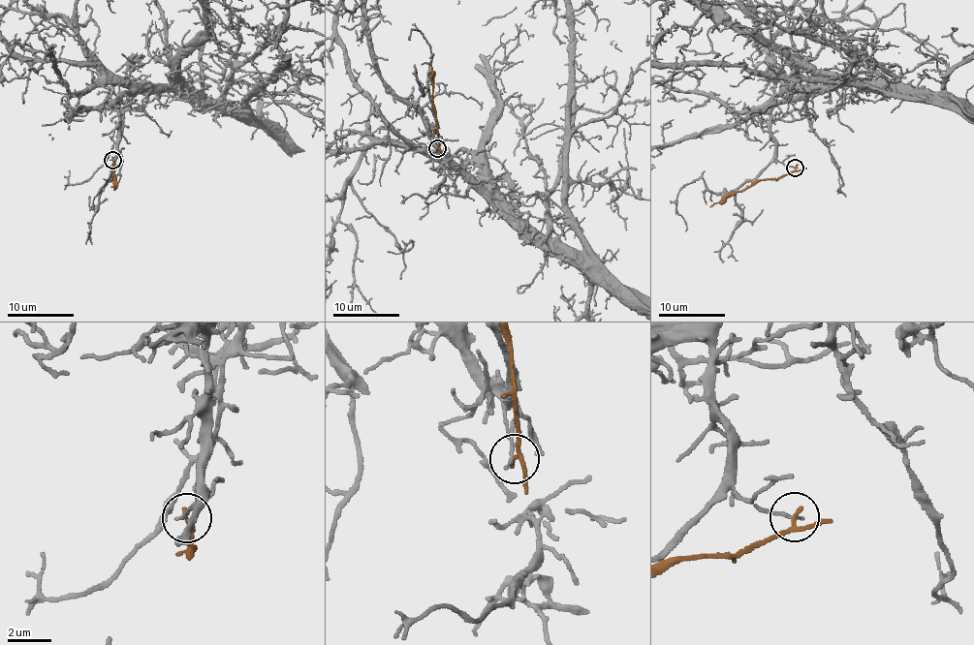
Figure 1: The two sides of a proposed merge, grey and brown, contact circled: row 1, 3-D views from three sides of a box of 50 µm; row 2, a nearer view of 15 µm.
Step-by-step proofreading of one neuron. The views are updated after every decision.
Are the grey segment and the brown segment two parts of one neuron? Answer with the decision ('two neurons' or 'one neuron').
two neurons

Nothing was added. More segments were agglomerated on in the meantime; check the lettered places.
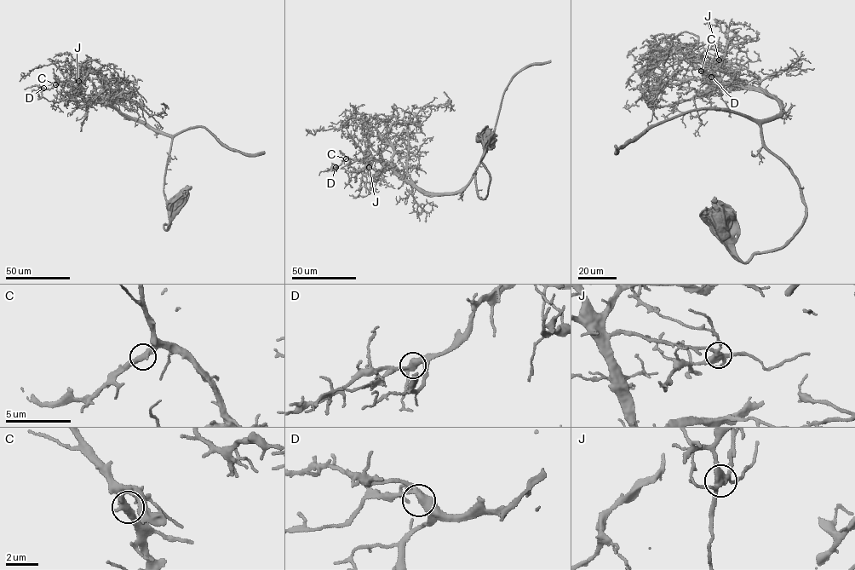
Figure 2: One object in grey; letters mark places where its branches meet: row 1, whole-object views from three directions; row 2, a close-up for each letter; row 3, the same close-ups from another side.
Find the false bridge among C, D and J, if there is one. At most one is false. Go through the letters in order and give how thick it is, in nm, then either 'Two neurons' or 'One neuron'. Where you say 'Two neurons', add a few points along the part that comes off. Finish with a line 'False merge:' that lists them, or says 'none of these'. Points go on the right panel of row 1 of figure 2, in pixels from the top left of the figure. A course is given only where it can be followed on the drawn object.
C: Thickness 420 nm. One neuron
D: Thickness 400 nm. One neuron
J: Thickness 400 nm. Two neurons
False merge: J

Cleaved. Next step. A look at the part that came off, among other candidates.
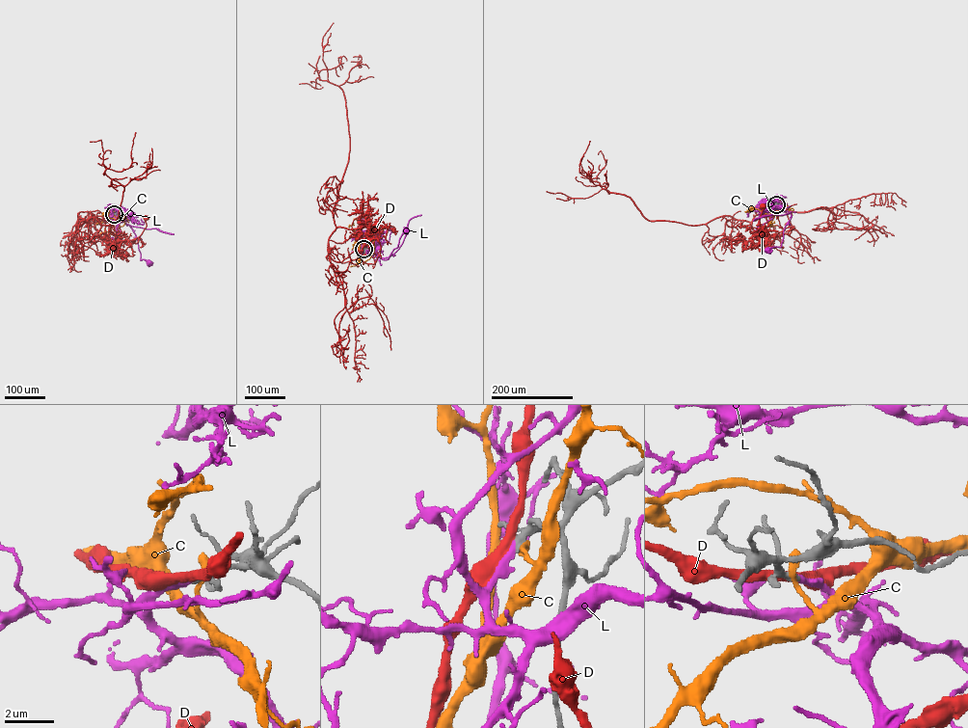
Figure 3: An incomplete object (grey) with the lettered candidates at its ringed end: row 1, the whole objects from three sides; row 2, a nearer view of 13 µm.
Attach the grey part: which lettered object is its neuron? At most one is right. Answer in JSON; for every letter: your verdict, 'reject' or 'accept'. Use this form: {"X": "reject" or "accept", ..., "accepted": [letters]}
{"C": "reject", "D": "reject", "L": "accept", "accepted": ["L"]}

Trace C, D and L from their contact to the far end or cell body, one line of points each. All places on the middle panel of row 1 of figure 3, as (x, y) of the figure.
C: (363, 249), (360, 260), (358, 238), (370, 229), (365, 219), (353, 219)
D: (363, 249), (359, 258), (336, 261), (329, 255), (328, 239), (337, 228), (392, 226), (393, 229)
L: (363, 249), (372, 249), (387, 259), (405, 229)

